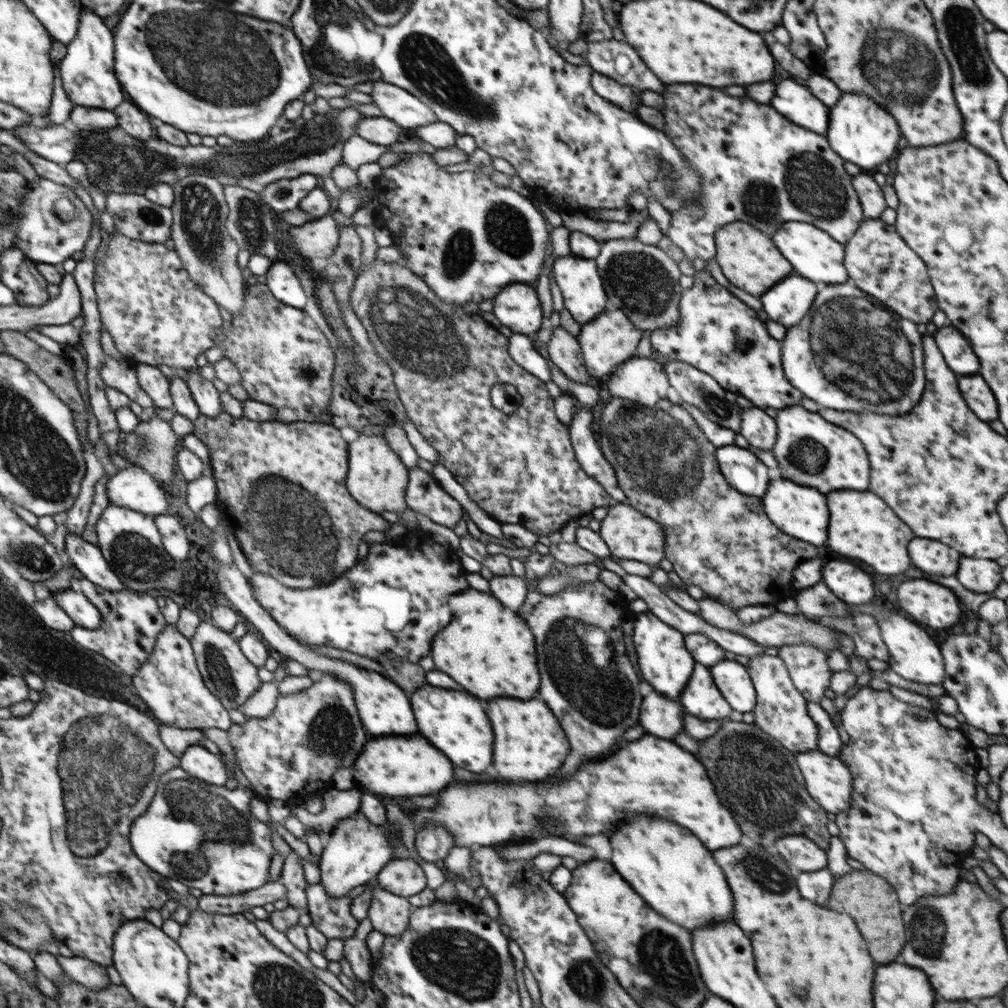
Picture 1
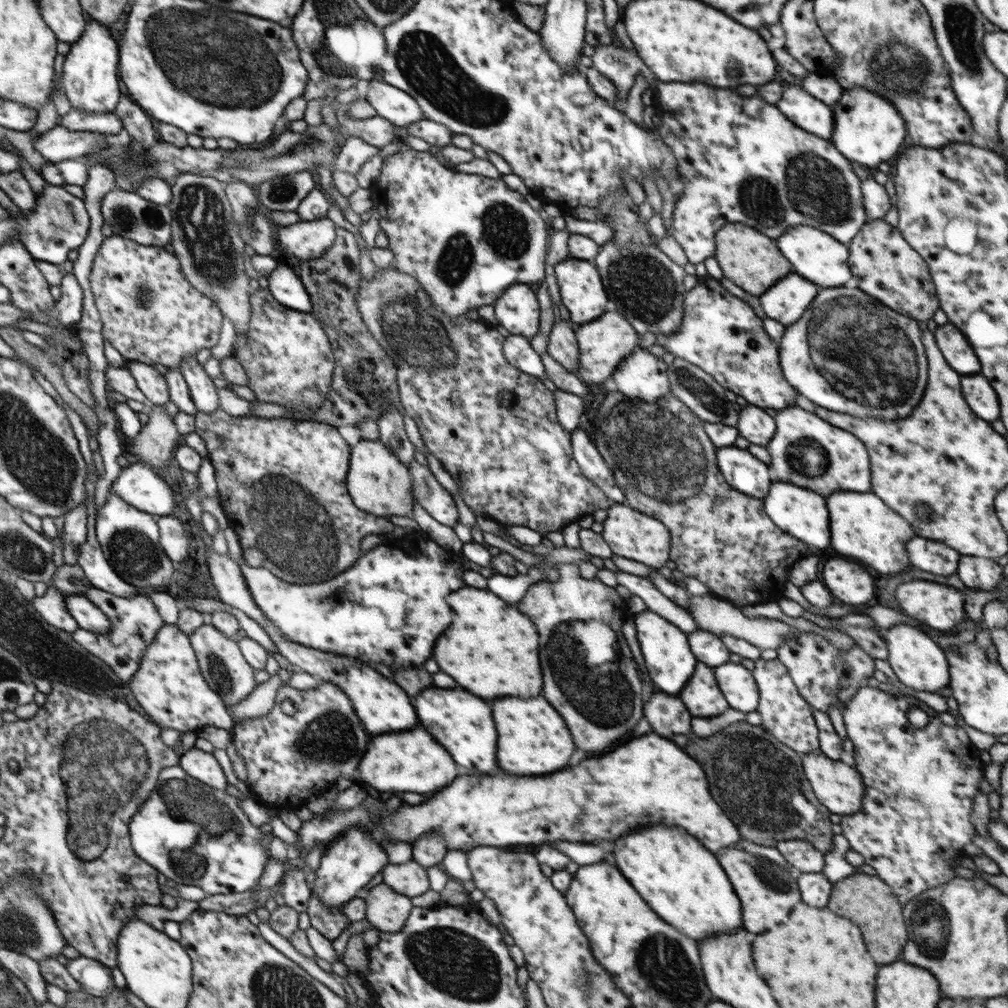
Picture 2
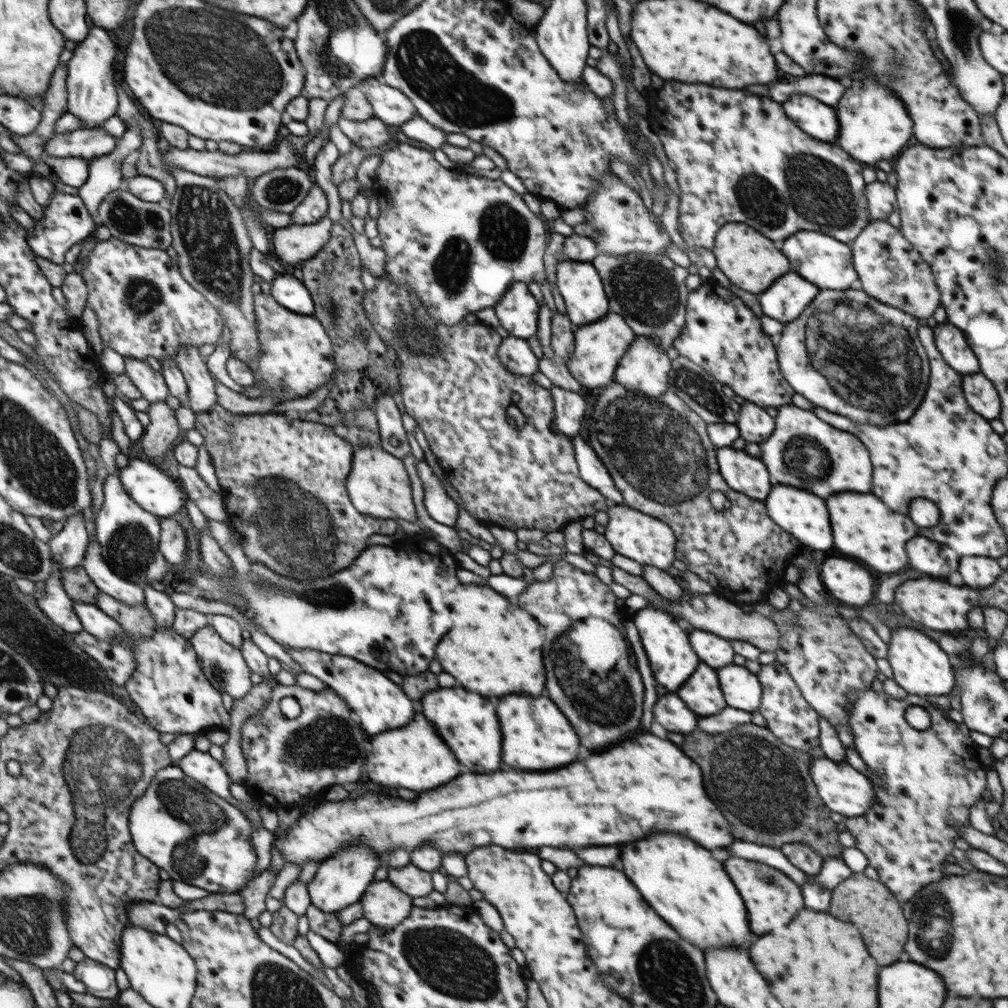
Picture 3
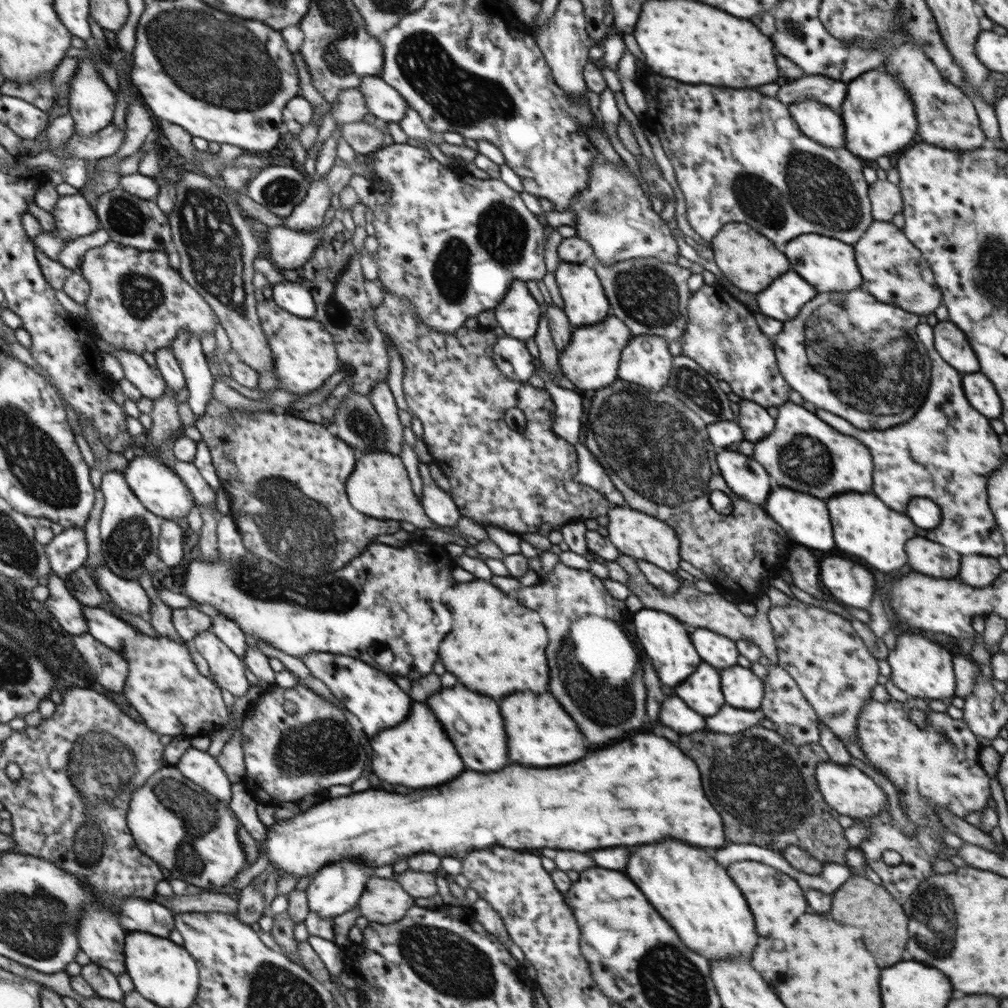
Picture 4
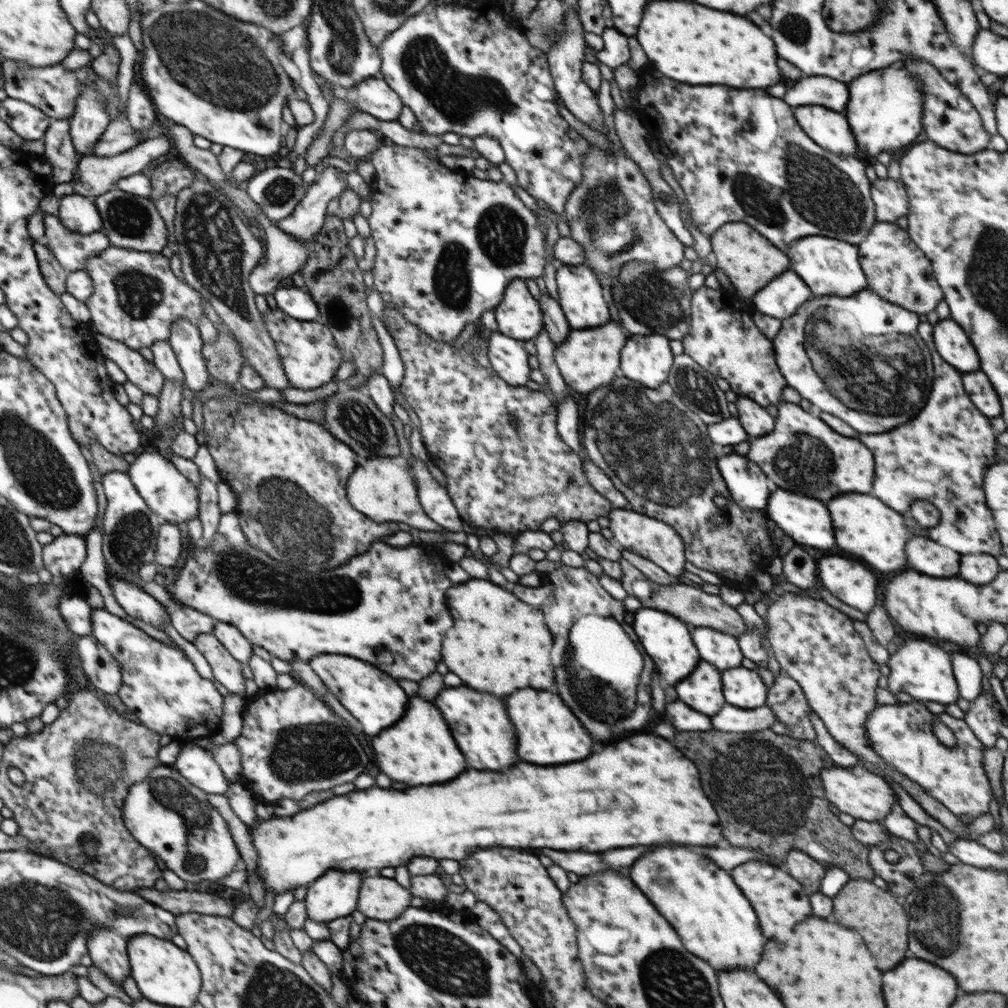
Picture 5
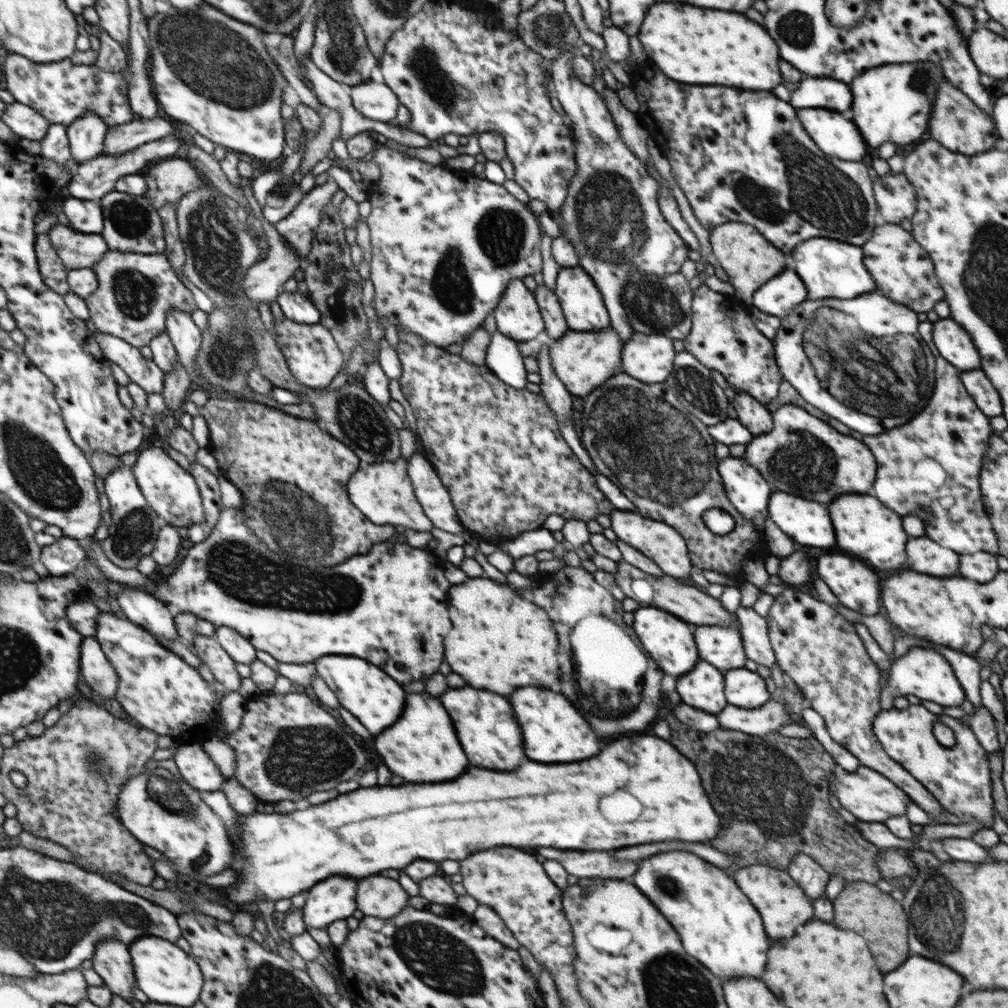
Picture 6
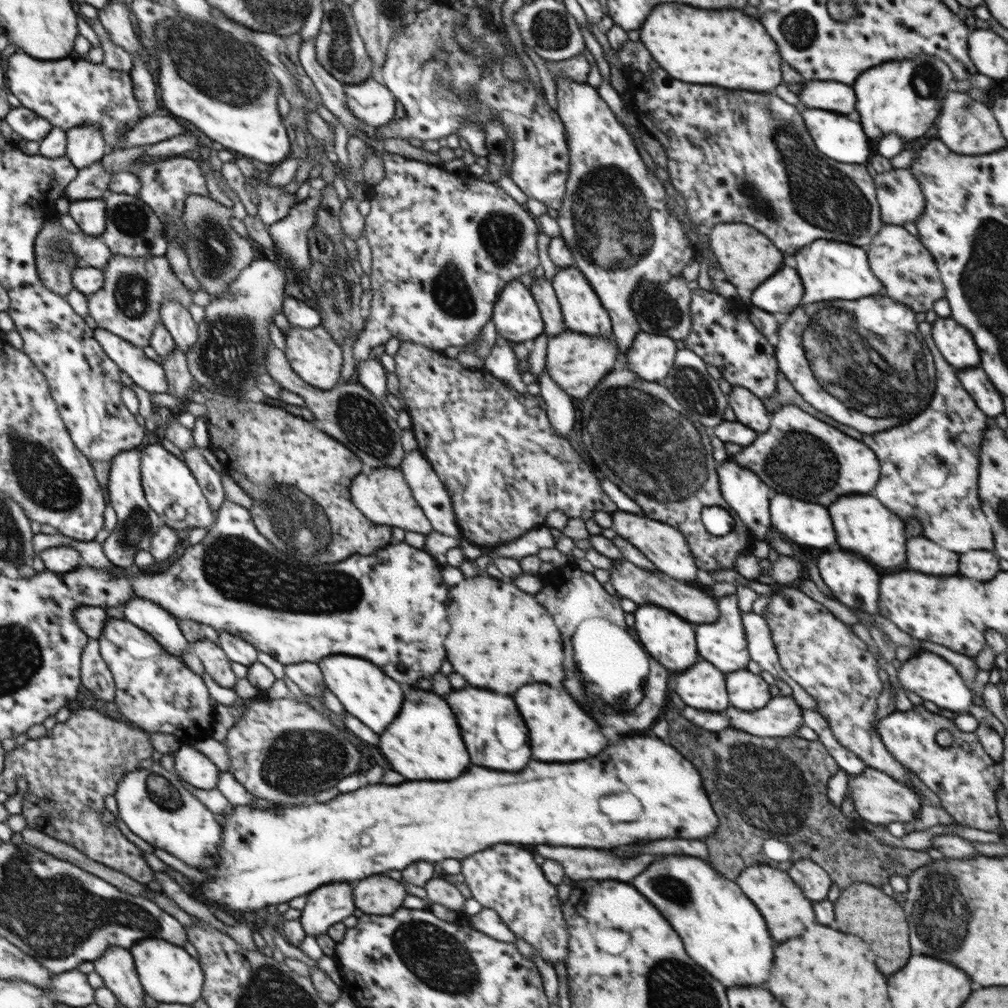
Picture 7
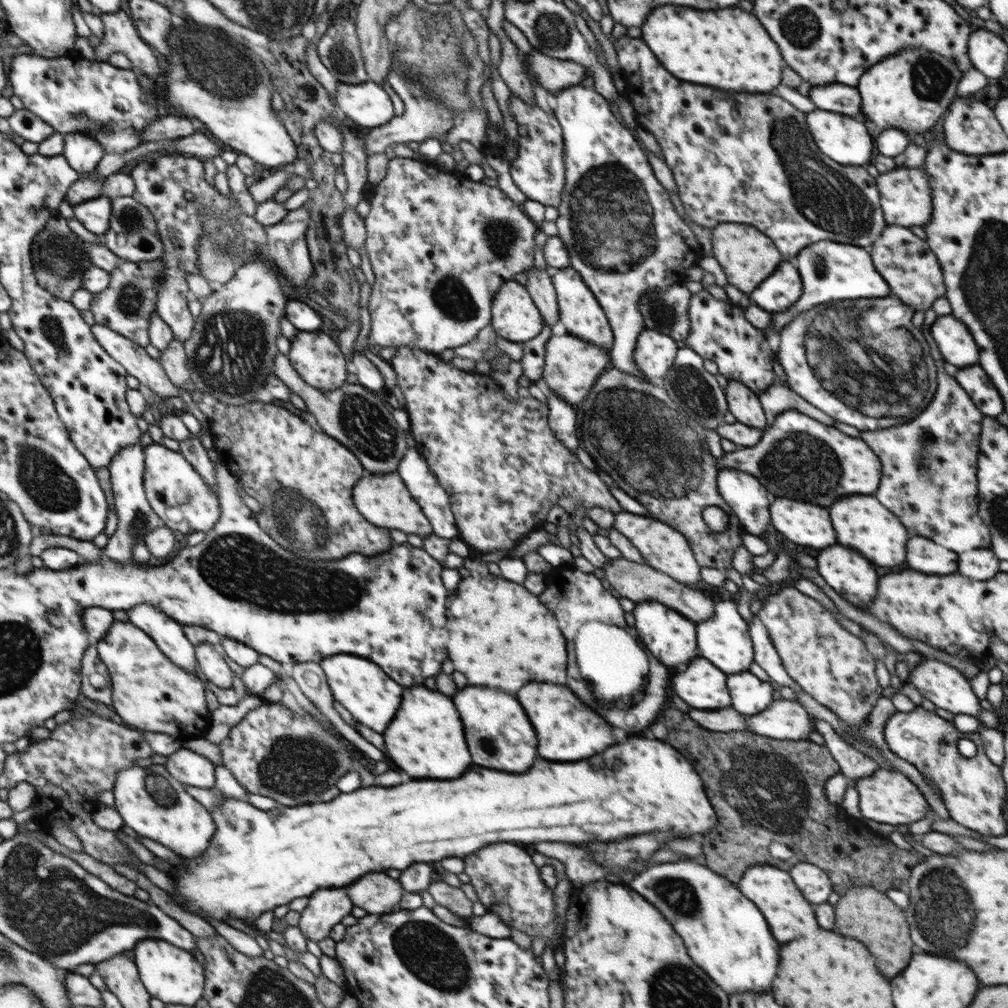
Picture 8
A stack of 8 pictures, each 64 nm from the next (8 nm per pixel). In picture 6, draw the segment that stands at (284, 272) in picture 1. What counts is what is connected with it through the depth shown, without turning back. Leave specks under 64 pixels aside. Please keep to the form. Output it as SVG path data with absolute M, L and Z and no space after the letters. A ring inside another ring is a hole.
M283 291L278 295L277 302L285 318L300 324L316 324L321 319L320 311L314 303L300 292L290 293Z

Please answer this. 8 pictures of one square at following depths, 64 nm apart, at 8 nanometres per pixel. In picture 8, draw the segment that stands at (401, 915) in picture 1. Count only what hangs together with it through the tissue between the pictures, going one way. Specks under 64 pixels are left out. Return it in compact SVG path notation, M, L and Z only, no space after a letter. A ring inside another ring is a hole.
M380 872L366 873L346 887L354 907L362 908L368 914L390 913L392 906L398 906L405 893L398 880Z

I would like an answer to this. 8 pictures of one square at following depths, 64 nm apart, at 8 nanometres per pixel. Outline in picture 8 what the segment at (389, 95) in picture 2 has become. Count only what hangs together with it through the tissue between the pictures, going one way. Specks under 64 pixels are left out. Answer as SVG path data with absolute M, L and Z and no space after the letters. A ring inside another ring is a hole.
M368 81L340 83L335 88L335 106L343 119L370 129L385 125L395 117L393 102L382 85Z

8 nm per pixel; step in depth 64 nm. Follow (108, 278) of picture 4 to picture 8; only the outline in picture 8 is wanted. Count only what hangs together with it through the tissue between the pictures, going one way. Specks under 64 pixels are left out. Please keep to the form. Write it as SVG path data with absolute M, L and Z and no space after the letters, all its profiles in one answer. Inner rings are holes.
M121 259L119 266L111 270L109 274L108 287L94 295L90 311L98 324L109 326L112 330L145 348L149 344L149 326L156 312L157 298L165 284L164 261L160 262L156 259L150 262L130 262Z

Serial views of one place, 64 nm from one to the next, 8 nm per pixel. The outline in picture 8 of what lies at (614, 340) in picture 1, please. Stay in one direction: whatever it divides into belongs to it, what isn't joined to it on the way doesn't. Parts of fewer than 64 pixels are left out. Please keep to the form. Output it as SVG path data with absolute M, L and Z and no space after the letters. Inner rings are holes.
M572 334L552 335L545 346L545 365L541 379L572 407L583 402L597 378L610 368L610 350L604 350Z

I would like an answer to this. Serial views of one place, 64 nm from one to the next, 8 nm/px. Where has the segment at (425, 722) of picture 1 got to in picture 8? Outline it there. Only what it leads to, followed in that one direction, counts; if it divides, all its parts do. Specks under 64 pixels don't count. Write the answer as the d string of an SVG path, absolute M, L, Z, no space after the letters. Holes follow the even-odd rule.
M468 686L454 696L454 704L464 722L466 742L476 764L518 774L526 772L534 764L538 756L536 732L532 730L526 712L522 710L522 706L518 706L518 700L514 696L490 686Z

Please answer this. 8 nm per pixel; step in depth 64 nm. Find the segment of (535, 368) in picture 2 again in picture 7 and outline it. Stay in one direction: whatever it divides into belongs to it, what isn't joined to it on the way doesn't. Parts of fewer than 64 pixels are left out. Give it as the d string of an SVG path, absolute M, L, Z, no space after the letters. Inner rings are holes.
M497 335L496 343L485 359L484 369L502 382L509 382L517 392L524 393L527 392L527 385L522 381L522 374L518 370L519 358L516 358L511 344L508 339Z

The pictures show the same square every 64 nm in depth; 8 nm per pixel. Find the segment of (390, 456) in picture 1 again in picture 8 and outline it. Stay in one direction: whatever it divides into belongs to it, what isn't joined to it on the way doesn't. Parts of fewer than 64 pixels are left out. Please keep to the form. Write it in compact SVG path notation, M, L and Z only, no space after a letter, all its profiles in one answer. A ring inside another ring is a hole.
M394 472L380 474L366 474L356 486L354 486L354 504L360 510L360 514L380 528L400 530L408 534L418 534L425 537L433 532L430 521L425 517L420 505L414 500L402 477Z

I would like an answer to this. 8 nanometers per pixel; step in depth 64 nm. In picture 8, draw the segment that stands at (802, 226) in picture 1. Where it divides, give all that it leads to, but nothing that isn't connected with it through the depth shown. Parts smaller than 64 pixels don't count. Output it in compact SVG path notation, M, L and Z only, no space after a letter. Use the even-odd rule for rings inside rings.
M830 240L818 241L806 246L798 256L798 270L804 282L802 298L795 302L786 312L772 314L771 325L763 334L775 343L779 332L792 322L792 319L804 310L810 310L816 304L828 303L830 300L852 300L852 298L884 298L891 294L890 287L876 271L871 254L867 249L842 244Z

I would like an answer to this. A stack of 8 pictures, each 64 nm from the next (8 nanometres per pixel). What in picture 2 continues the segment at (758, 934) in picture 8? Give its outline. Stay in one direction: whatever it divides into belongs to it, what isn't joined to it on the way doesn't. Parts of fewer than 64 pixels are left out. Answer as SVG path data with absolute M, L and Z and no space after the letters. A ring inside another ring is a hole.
M648 826L636 830L616 840L614 856L622 874L648 906L682 934L701 942L713 934L743 928L740 900L716 856L682 828Z

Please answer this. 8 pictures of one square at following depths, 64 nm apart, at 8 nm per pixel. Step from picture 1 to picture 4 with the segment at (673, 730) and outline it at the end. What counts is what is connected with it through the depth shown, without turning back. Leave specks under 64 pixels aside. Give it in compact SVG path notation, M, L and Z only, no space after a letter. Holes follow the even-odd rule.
M678 696L664 700L664 704L660 708L660 722L680 734L688 734L688 732L706 728L704 716L690 710Z

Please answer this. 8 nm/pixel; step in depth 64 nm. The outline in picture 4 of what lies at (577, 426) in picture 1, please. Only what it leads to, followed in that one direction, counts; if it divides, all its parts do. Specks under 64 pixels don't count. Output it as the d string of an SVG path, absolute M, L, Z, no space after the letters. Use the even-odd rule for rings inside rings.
M575 444L578 455L578 474L576 480L597 490L612 506L626 506L623 494L615 487L605 468L594 458L588 448L582 444Z

